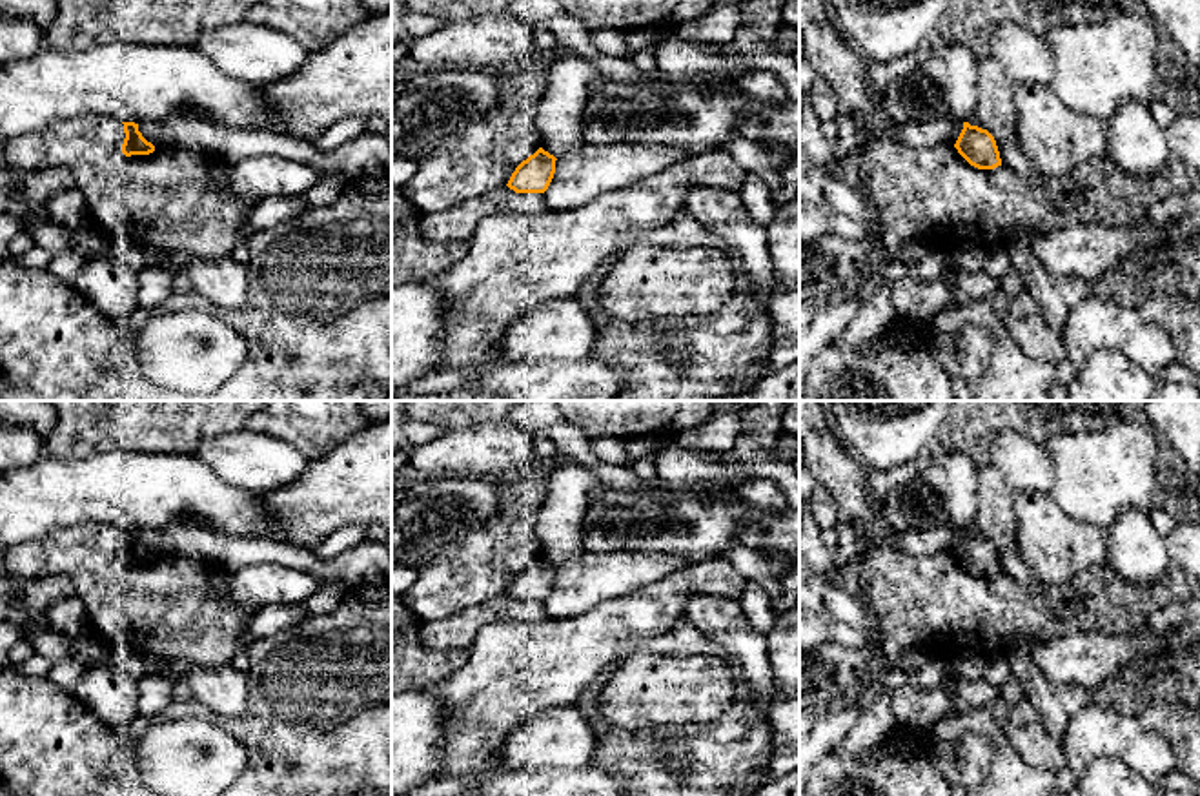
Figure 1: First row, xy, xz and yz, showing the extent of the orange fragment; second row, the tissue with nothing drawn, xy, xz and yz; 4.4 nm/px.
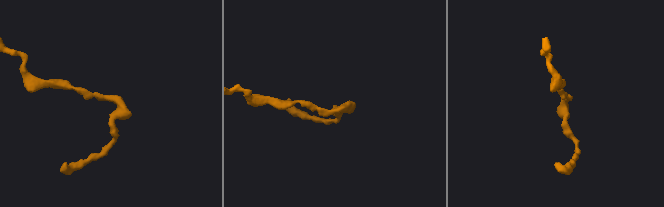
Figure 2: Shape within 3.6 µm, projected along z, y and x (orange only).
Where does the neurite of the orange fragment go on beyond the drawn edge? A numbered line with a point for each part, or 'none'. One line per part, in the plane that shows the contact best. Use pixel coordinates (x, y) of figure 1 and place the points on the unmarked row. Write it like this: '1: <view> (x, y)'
none

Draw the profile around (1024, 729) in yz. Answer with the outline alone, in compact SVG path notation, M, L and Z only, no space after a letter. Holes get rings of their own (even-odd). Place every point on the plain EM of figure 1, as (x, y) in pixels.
M1029 699L1016 701L1002 730L1020 758L1034 769L1053 774L1067 767L1063 745L1047 734L1040 714Z

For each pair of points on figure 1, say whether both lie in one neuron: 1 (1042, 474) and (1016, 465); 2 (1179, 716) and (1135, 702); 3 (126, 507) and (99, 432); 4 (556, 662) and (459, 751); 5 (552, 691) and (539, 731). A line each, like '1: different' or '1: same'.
1: same
2: different
3: different
4: same
5: different

